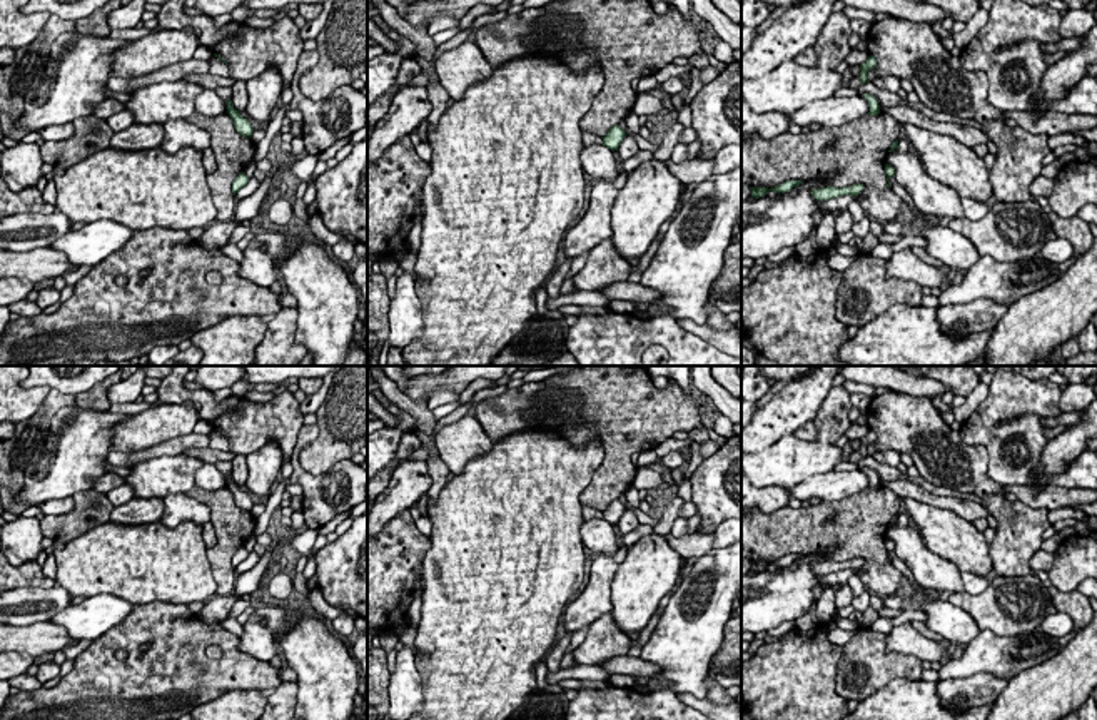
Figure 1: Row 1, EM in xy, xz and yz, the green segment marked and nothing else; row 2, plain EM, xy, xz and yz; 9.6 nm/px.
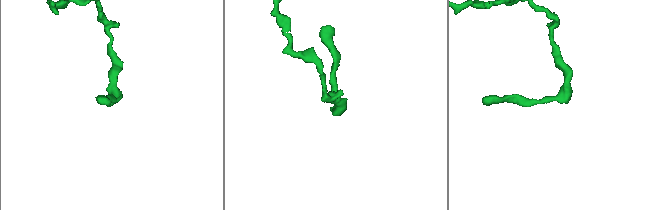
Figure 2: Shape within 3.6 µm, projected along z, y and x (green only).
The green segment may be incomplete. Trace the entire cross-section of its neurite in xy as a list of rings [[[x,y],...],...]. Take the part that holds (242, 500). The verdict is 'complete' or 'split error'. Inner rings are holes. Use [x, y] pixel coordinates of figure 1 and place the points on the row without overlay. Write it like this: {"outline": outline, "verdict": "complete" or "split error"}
{"outline": [[[232,474],[227,476],[227,488],[232,491],[234,499],[235,499],[235,505],[237,505],[240,510],[250,513],[254,503],[252,503],[252,499],[249,498],[249,494],[244,493],[244,491],[240,489],[240,486],[232,481]]], "verdict": "complete"}

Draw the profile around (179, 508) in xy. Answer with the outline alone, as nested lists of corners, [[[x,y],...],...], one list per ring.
[[[185,493],[165,496],[164,505],[160,523],[167,528],[175,528],[182,521],[192,521],[200,526],[210,521],[210,508]]]

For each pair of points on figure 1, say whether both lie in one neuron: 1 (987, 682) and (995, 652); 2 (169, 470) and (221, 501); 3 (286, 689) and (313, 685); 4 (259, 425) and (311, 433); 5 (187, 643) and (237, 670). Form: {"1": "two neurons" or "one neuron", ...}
{"1": "two neurons", "2": "two neurons", "3": "two neurons", "4": "two neurons", "5": "one neuron"}

